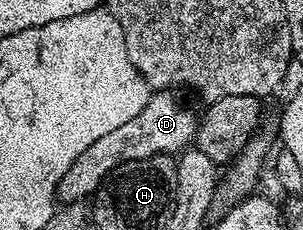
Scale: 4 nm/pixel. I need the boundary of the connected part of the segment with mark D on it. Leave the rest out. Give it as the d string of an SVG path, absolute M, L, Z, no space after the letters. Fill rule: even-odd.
M170 91L155 92L136 119L128 119L128 123L116 127L116 131L108 131L108 135L96 139L96 143L68 167L68 175L58 184L58 197L66 203L84 201L89 193L97 191L101 181L103 184L124 163L148 159L157 153L181 154L195 140L200 117L178 97L181 96Z

